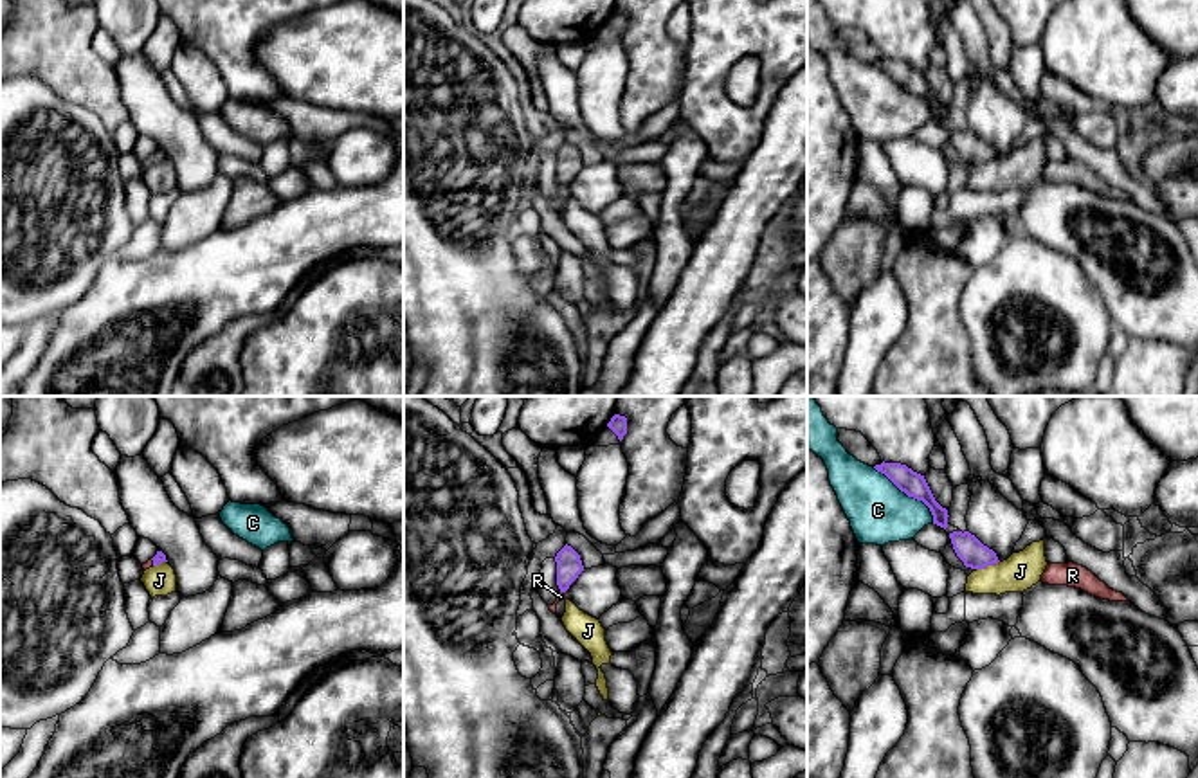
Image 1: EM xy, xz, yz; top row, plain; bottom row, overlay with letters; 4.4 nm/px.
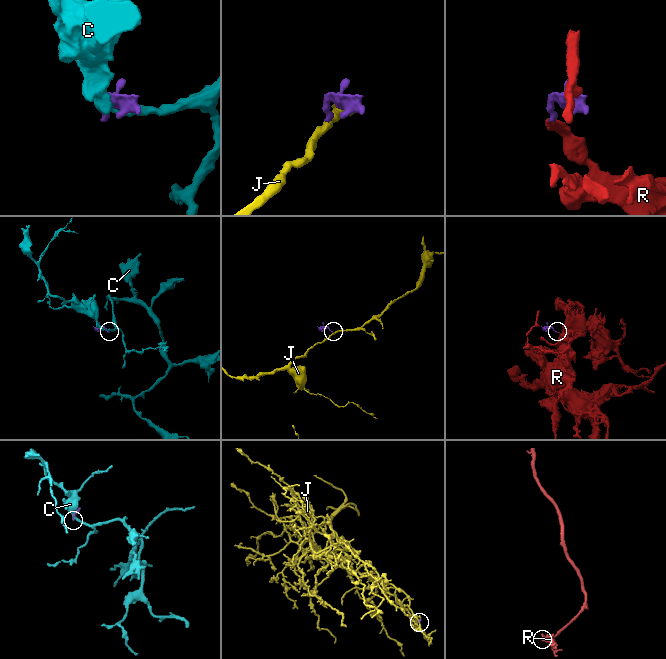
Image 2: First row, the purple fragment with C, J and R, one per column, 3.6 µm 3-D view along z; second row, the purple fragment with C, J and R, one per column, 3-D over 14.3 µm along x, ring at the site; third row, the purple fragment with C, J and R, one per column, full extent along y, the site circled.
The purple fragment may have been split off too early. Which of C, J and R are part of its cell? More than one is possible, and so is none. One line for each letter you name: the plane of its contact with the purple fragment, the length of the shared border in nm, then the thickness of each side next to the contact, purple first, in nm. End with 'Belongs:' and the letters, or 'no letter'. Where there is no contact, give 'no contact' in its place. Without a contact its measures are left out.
R: meets purple in xy; contact 30 nm long; 50 nm thick on the purple side, 40 nm on the other
Belongs: R

